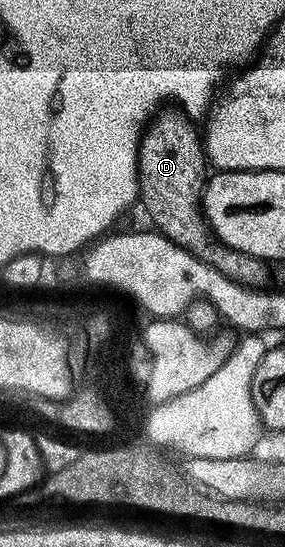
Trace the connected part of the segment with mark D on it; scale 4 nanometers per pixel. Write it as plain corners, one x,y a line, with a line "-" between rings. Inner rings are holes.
174,110
159,113
145,127
138,143
136,179
140,202
142,200
146,205
157,232
170,238
175,246
184,247
199,262
216,268
216,272
223,274
229,282
251,288
265,287
267,263
263,259
233,250
214,237
201,207
204,179
208,174
204,142
199,131
198,134
194,131
195,123
186,114

